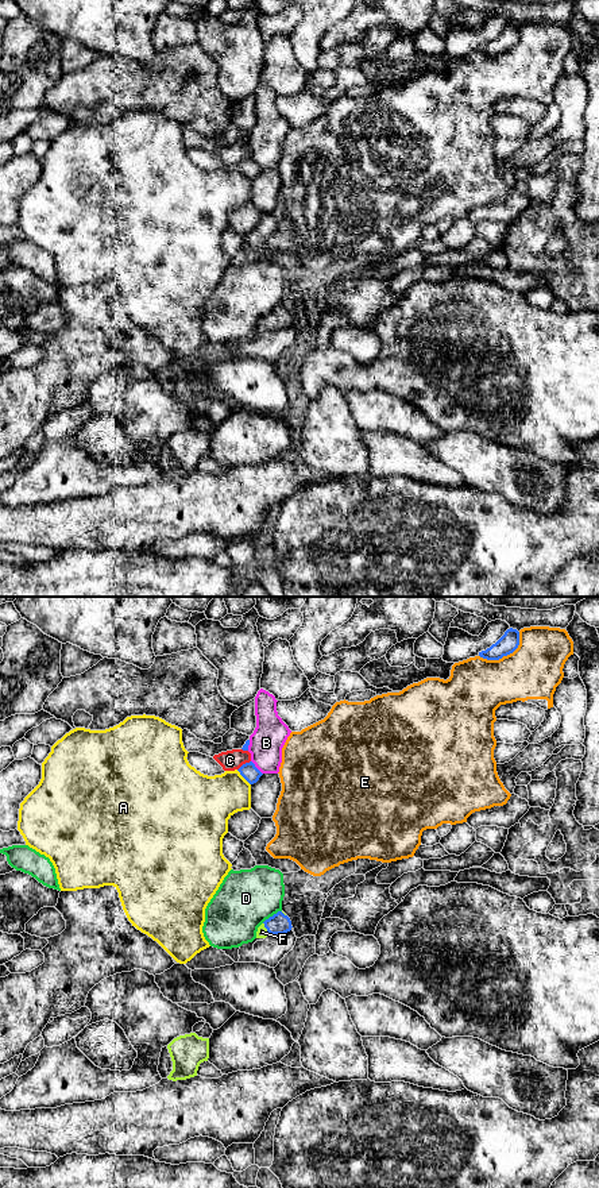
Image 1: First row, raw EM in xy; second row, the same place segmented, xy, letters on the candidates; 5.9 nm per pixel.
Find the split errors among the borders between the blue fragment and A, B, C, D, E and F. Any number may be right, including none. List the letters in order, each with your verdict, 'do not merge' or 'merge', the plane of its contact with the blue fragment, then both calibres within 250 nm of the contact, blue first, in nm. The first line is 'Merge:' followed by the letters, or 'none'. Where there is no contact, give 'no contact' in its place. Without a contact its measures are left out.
Merge: F
A: do not merge; meets blue in xy; 100 nm thick on the blue side, 300 nm on the other
B: do not merge; meets blue in xy; 100 nm thick on the blue side, 200 nm on the other
C: do not merge; meets blue in xy; 100 nm thick on the blue side, 120 nm on the other
D: do not merge; meets blue in xy; 130 nm thick on the blue side, 340 nm on the other
E: do not merge; meets blue in xy; 110 nm thick on the blue side, 340 nm on the other
F: merge; meets blue in xy; 130 nm thick on the blue side, 70 nm on the other

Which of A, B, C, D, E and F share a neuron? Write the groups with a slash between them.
A / B / C / D / E / F

